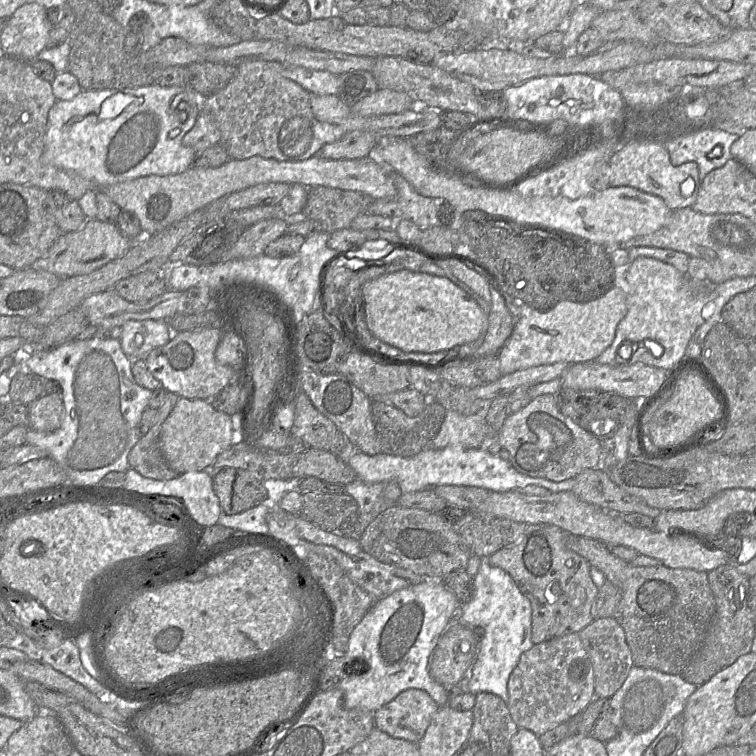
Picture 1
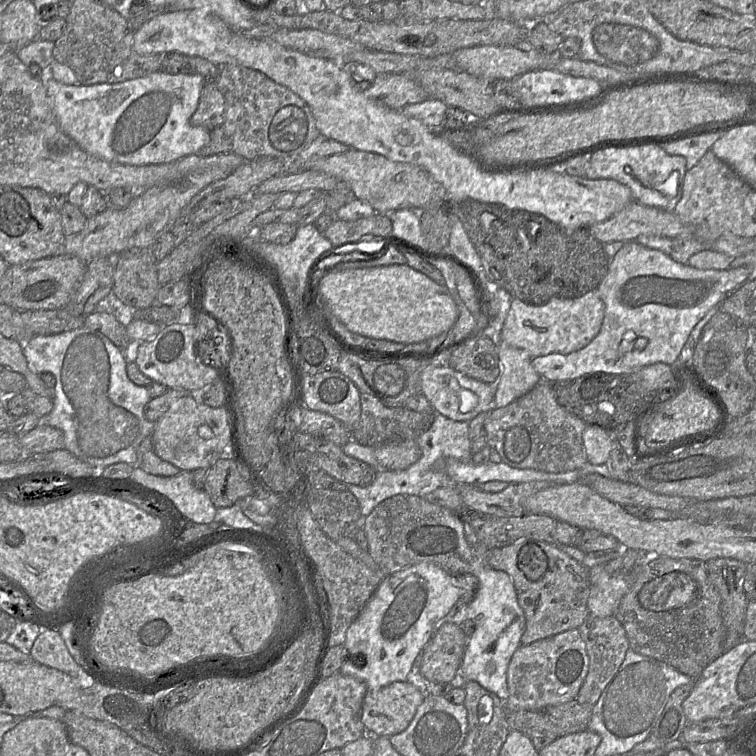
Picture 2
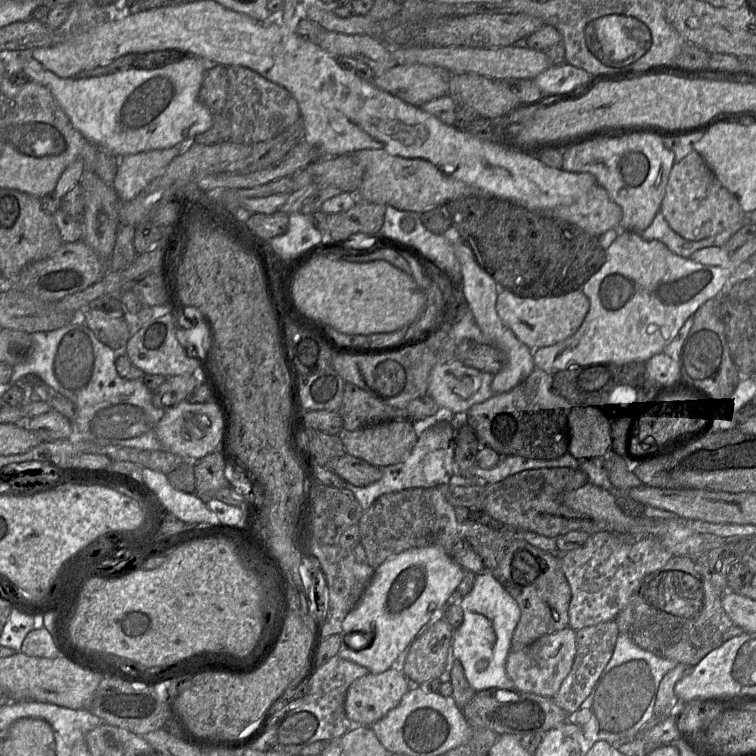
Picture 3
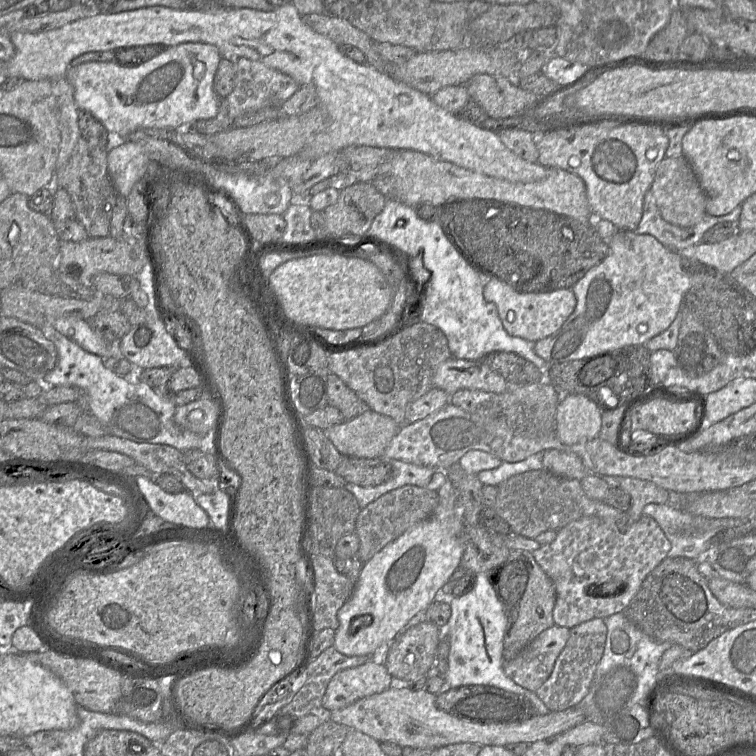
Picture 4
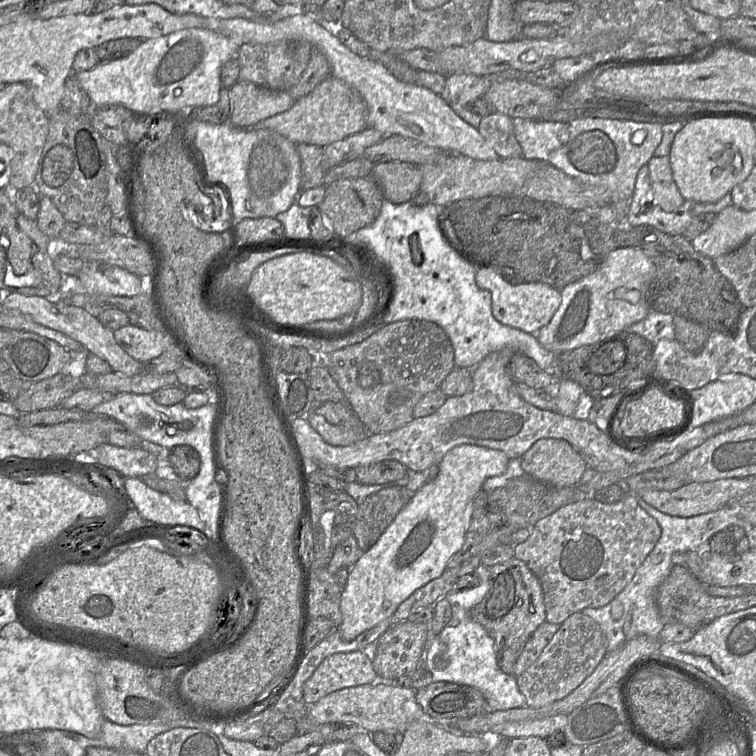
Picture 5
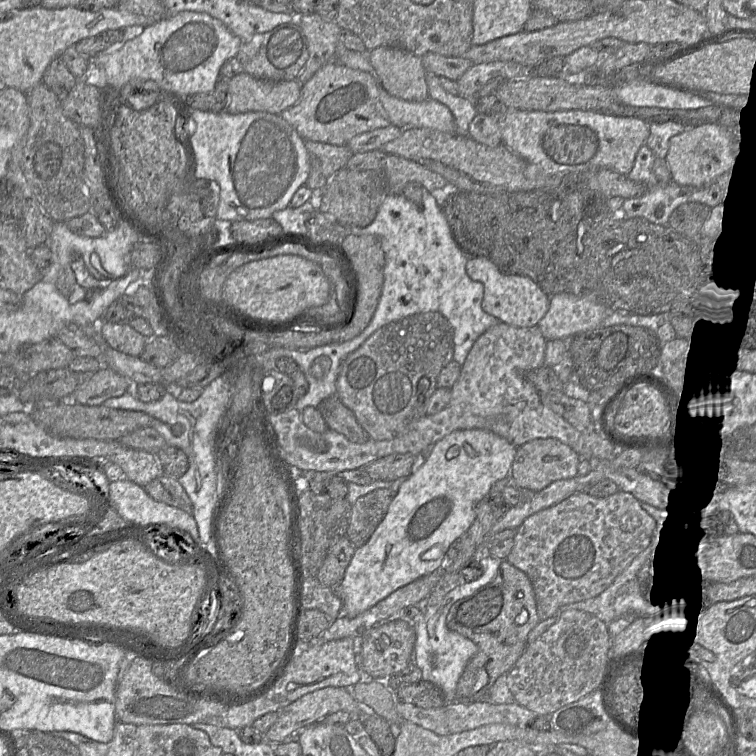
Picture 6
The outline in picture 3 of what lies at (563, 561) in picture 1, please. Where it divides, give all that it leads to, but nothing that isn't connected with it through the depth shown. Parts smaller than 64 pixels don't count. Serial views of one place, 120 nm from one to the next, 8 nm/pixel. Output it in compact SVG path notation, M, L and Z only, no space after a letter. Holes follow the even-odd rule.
M514 538L491 574L515 599L521 611L512 636L511 651L521 650L542 636L568 626L571 589L557 553L544 551L521 538Z

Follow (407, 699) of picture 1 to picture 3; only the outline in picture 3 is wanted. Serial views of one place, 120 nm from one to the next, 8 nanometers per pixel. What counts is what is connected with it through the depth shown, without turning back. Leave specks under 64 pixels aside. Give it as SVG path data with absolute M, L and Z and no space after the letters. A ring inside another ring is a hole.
M399 667L379 674L369 672L349 686L346 715L353 724L372 726L398 706L409 690L408 678Z

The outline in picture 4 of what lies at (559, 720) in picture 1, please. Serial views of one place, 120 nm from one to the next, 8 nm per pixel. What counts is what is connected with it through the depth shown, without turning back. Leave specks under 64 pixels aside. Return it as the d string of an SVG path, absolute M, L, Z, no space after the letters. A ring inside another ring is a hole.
M554 624L541 632L513 660L504 662L504 673L516 684L536 692L551 675L570 629Z

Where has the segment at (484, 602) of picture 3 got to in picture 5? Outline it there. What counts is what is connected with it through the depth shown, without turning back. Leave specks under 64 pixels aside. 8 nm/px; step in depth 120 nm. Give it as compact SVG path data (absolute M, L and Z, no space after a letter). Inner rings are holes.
M480 563L474 571L479 578L478 585L454 590L446 595L452 616L448 624L436 636L433 636L429 629L425 668L432 674L434 681L452 682L478 689L491 710L528 707L525 697L519 690L516 677L506 674L498 665L494 639L480 623L471 617L471 609L481 601L488 590L489 570L490 567Z

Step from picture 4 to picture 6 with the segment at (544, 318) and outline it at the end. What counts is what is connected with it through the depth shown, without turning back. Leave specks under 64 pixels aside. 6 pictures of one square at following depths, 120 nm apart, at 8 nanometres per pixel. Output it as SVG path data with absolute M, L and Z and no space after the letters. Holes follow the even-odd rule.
M468 258L466 272L472 280L483 284L482 308L500 322L516 327L536 326L549 309L550 296L536 281L524 275L502 272L488 258Z

